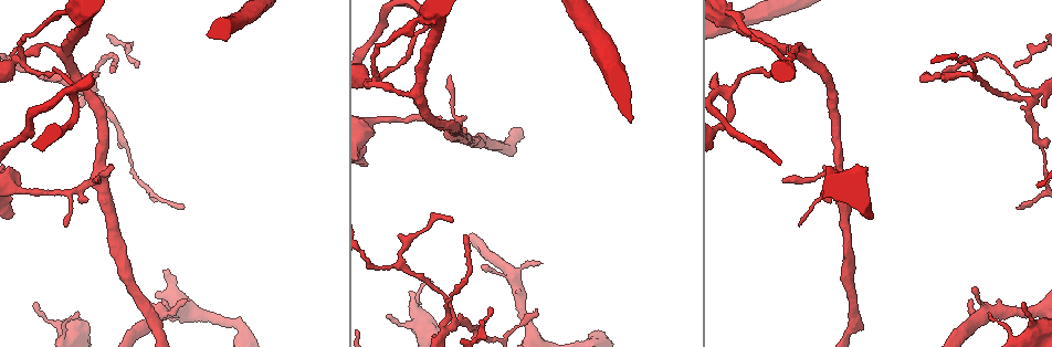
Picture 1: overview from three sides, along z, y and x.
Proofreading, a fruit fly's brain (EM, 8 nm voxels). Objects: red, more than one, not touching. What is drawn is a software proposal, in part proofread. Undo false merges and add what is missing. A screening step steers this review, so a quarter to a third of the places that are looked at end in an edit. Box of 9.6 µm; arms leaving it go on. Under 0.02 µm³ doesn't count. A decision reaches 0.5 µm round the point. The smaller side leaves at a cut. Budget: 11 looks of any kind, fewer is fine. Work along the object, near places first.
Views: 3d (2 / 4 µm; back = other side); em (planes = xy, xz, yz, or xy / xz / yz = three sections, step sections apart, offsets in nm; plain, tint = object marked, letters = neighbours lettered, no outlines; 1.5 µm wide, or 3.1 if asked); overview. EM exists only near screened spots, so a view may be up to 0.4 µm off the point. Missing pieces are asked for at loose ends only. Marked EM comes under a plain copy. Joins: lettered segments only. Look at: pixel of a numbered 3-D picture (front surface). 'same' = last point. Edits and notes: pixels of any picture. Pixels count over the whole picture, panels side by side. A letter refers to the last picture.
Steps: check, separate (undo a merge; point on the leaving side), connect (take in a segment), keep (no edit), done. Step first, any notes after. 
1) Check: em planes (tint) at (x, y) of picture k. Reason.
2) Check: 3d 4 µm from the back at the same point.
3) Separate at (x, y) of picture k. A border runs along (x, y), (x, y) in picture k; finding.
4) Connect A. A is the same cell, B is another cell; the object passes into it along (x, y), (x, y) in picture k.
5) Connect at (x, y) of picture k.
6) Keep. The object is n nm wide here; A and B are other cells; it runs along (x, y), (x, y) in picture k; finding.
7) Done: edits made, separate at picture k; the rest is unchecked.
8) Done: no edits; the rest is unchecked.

Check: em xz step 4 (letters) at (377, 81) of picture 1. Three-way junction.

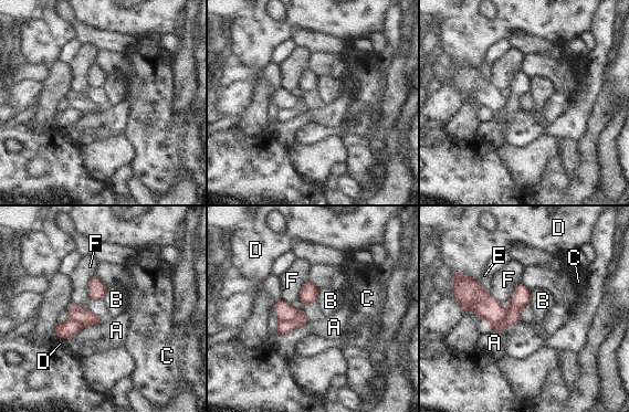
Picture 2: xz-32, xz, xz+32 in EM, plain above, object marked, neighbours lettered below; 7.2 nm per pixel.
Separate at (283, 327) of picture 2. A, B, C, D, E and F are other cells; the part that leaves runs along (521, 286), (514, 314), (494, 328) in picture 2; a second neuron is stuck on.

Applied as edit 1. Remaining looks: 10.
Check: overview. Redraw.

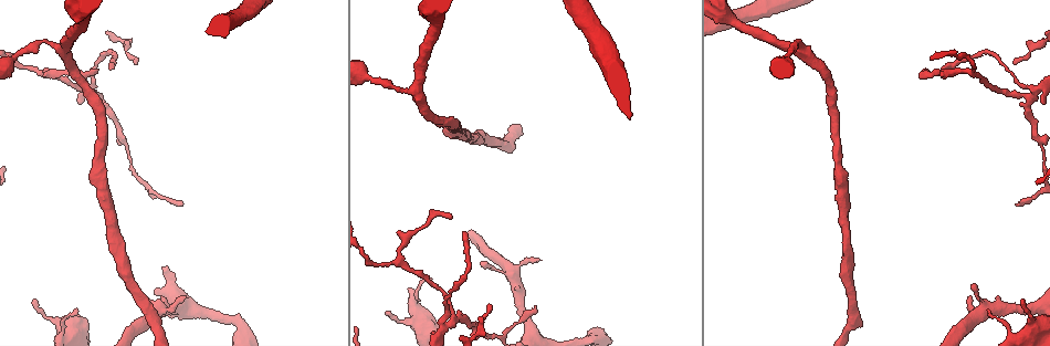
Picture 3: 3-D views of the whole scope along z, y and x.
Check: 3d 4 µm at (44, 70) of picture 3. Three arms meet.

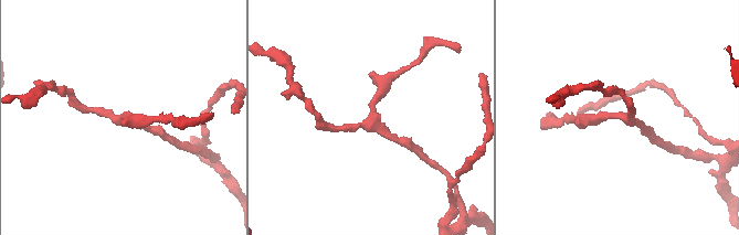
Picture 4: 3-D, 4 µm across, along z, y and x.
Check: em planes (letters) at (628, 120) of picture 4. Now the EM.

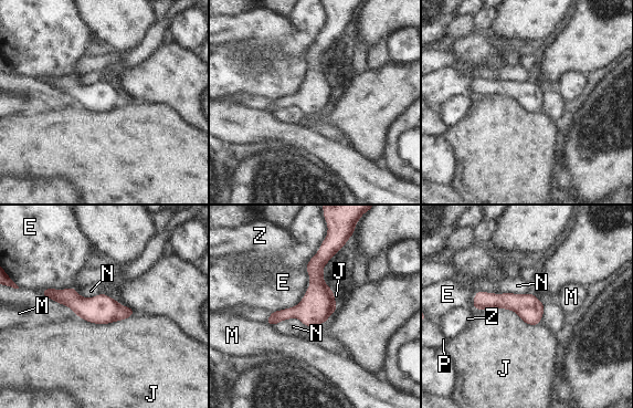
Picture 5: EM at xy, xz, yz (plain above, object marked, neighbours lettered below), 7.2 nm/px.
Keep. The object is 190 nm wide here; E, J, M, N, P and Z are other cells; all the same neuron.

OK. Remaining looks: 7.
Check: em planes (letters) at (483, 263) of picture 3. An open end.

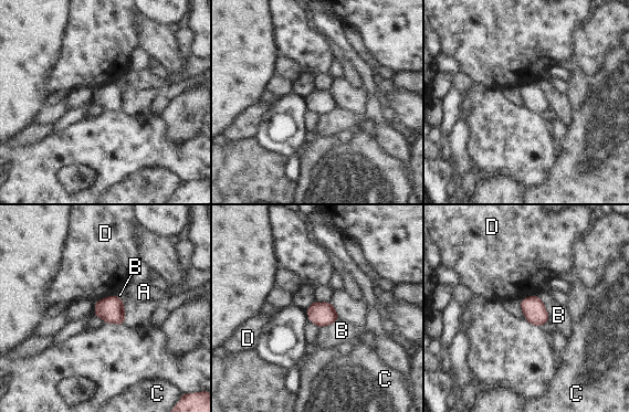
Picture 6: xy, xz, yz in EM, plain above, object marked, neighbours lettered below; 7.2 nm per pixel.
Keep. The object is 160 nm wide here; A, B, C and D are other cells; a border runs along (116, 295), (103, 297), (95, 303) in picture 6; no lettered segment goes on from it.

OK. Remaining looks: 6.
Done: edits made, separate at picture 2; the rest is unchecked.

